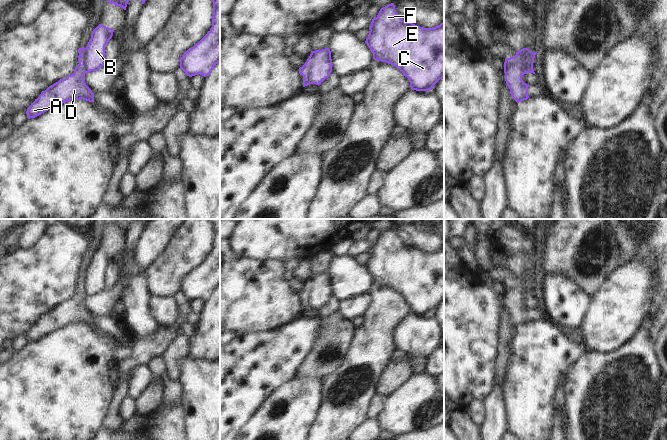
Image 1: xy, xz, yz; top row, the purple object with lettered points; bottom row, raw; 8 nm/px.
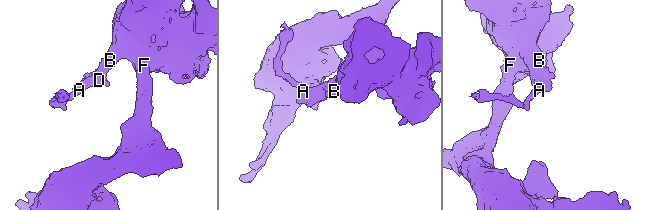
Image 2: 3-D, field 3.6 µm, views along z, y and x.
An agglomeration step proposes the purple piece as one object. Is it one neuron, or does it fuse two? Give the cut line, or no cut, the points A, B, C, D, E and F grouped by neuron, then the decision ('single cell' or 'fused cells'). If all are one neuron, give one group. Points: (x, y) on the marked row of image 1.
yz (533, 52), (529, 64), (525, 68), (511, 62), (504, 69) | A D / B C E F | fused cells

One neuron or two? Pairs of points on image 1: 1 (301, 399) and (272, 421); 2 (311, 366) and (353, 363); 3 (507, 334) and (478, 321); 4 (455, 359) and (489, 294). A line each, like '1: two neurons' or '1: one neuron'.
1: one neuron
2: two neurons
3: two neurons
4: one neuron

